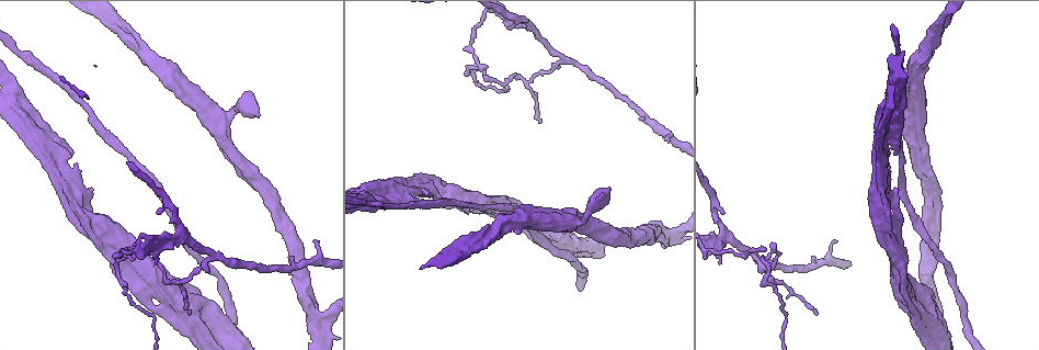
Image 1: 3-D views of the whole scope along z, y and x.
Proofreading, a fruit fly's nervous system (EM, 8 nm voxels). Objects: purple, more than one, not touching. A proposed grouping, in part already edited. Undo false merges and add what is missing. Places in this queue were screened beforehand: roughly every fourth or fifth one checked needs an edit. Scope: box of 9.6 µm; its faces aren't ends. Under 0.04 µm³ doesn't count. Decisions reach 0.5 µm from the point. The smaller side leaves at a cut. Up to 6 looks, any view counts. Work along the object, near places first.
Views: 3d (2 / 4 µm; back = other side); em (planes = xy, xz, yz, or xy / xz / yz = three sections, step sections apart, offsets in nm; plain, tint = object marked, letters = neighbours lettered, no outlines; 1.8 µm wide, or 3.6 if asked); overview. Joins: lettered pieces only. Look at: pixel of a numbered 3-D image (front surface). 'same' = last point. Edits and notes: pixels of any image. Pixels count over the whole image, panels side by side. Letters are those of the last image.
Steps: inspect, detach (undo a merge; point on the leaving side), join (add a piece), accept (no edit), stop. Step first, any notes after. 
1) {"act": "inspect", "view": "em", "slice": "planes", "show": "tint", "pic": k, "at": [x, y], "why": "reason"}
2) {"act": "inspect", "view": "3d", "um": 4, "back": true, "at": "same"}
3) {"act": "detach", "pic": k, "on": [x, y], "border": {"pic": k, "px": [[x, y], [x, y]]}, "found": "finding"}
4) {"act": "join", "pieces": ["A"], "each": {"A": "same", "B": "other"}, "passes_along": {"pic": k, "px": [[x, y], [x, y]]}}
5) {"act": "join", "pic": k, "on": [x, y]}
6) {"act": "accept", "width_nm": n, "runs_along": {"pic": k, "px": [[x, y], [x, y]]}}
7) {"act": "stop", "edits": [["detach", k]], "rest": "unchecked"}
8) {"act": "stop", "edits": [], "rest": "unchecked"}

{"act": "inspect", "view": "em", "slice": "planes", "show": "plain", "pic": 1, "at": [314, 317], "why": "a narrow waist"}

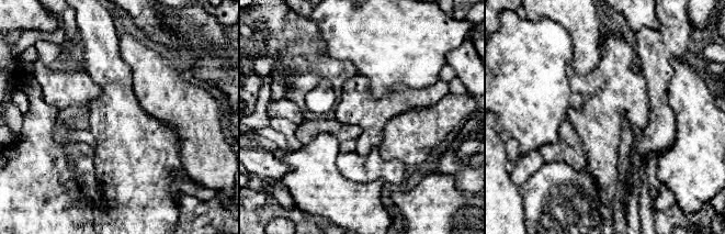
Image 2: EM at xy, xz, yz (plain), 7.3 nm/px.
{"act": "inspect", "view": "em", "slice": "planes", "show": "tint", "at": "same", "why": "with the object marked"}

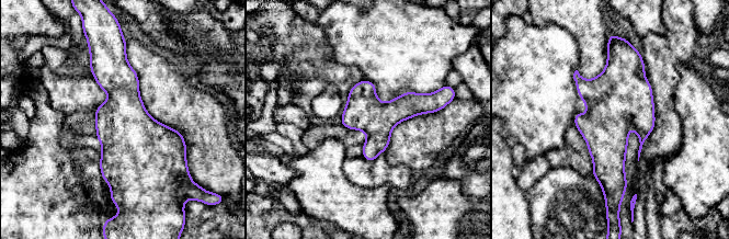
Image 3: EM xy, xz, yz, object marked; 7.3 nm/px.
{"act": "inspect", "view": "em", "slice": "planes", "show": "letters", "at": "same"}

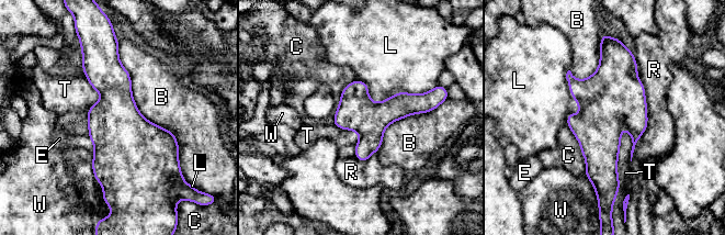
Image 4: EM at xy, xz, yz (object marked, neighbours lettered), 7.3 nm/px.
{"act": "accept", "width_nm": 280, "each": {"B": "other", "C": "other", "E": "other", "L": "other", "R": "other", "T": "other", "W": "other"}, "border": {"pic": 4, "px": [[624, 126], [632, 143], [631, 160]]}, "found": "continuous, no second neuron"}

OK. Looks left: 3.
{"act": "inspect", "view": "em", "slice": "xz", "step": 4, "show": "letters", "pic": 1, "at": [313, 241], "why": "thin end"}

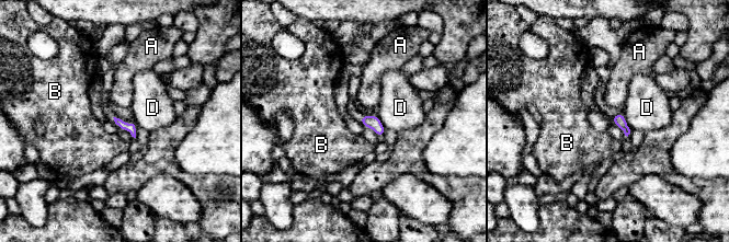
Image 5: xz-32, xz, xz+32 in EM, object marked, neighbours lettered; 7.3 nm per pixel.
{"act": "accept", "each": {"A": "other", "B": "other", "D": "other"}, "border": {"pic": 5, "px": [[622, 113], [626, 125], [630, 129]]}, "found": "none of them fits"}

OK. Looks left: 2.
{"act": "inspect", "view": "em", "slice": "planes", "show": "letters", "pic": 1, "at": [180, 233], "why": "arms part here"}

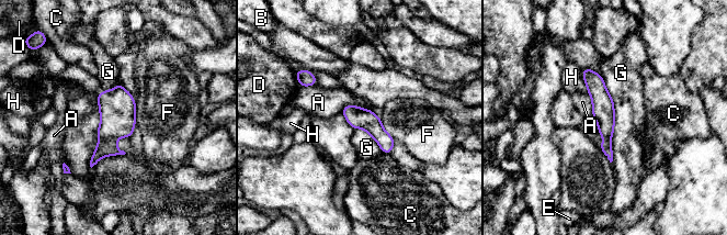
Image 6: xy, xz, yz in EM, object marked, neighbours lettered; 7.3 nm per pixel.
{"act": "accept", "each": {"A": "other", "B": "other", "C": "other", "D": "other", "E": "other", "F": "other", "G": "other", "H": "other"}, "runs_along": {"pic": 6, "px": [[584, 71], [602, 101], [610, 156]]}, "found": "one neuron here"}

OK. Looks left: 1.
{"act": "stop", "edits": [], "rest": "unchecked"}

